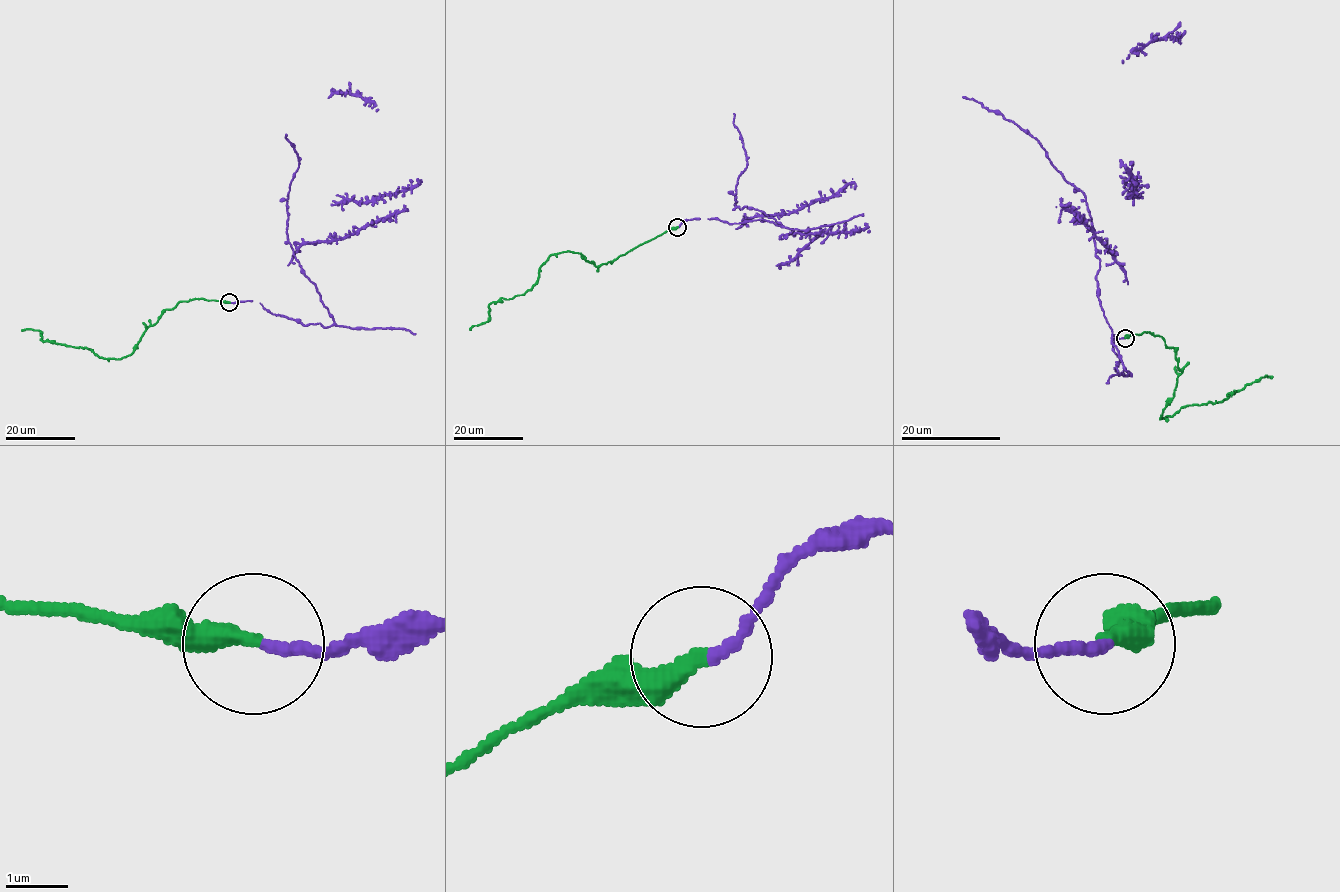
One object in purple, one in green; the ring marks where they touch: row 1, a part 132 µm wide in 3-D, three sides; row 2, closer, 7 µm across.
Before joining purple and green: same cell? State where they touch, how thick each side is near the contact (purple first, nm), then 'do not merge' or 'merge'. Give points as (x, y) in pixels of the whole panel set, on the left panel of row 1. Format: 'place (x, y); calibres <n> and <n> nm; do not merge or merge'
place (229, 302); calibres 180 and 320 nm; merge

